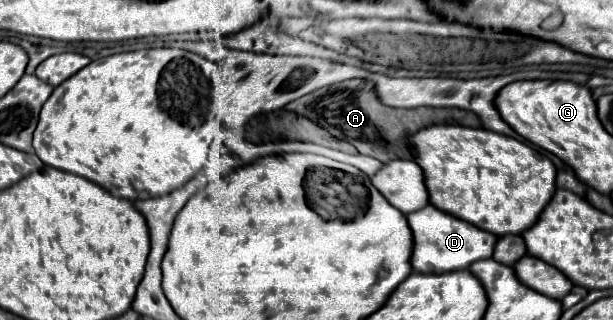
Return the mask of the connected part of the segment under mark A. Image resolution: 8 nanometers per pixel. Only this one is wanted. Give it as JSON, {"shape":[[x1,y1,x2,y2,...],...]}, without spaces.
{"shape":[[353,78,347,82,331,84,325,88,319,88,311,94,301,96,299,100,293,100,287,110,293,110,313,122,317,122,321,128,331,132,335,138,345,140,353,144,361,154,367,154,371,158,377,158,379,162,391,162,395,158,405,158,407,154,397,154,397,144,399,150,407,146,409,136,419,132,425,126,431,124,463,124,463,126,481,126,479,118,475,112,469,110,457,110,457,108,417,108,417,110,399,110,385,106,377,92,373,82]]}

